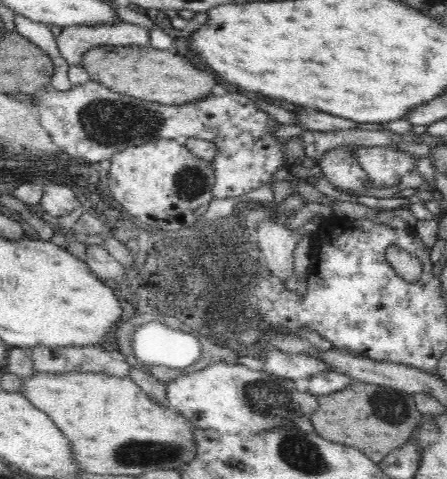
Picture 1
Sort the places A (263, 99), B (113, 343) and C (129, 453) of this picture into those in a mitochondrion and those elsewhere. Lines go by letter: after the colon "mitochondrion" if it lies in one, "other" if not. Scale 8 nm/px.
A: other
B: other
C: mitochondrion

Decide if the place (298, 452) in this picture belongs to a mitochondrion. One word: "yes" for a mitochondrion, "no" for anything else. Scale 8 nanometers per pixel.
yes

